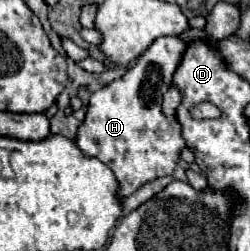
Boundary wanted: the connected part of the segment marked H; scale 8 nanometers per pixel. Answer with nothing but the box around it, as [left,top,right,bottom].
[75,37,187,199]

